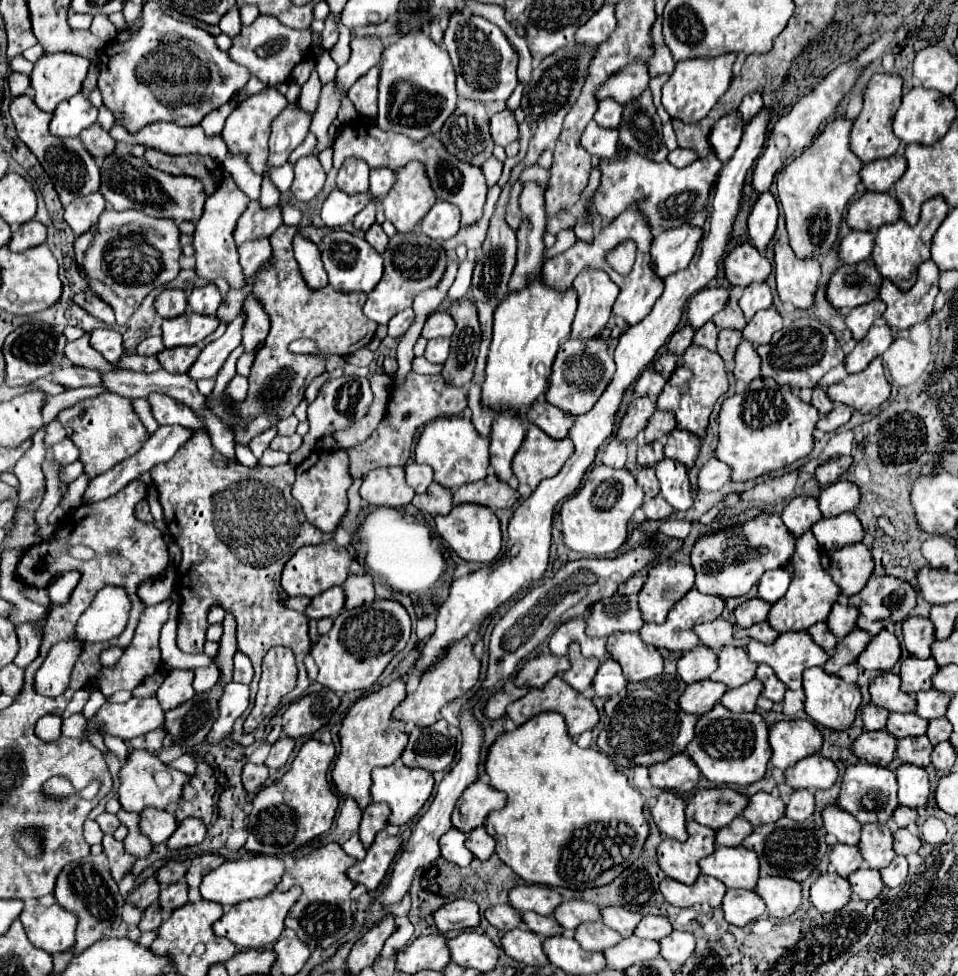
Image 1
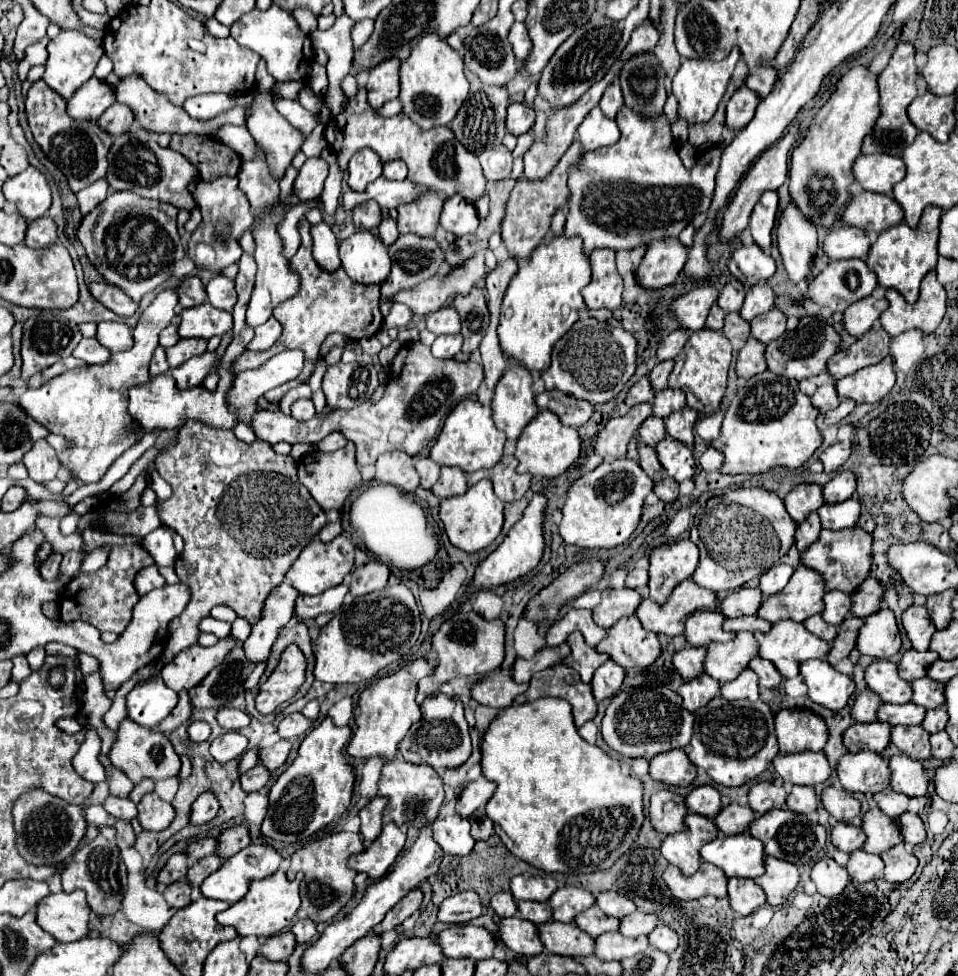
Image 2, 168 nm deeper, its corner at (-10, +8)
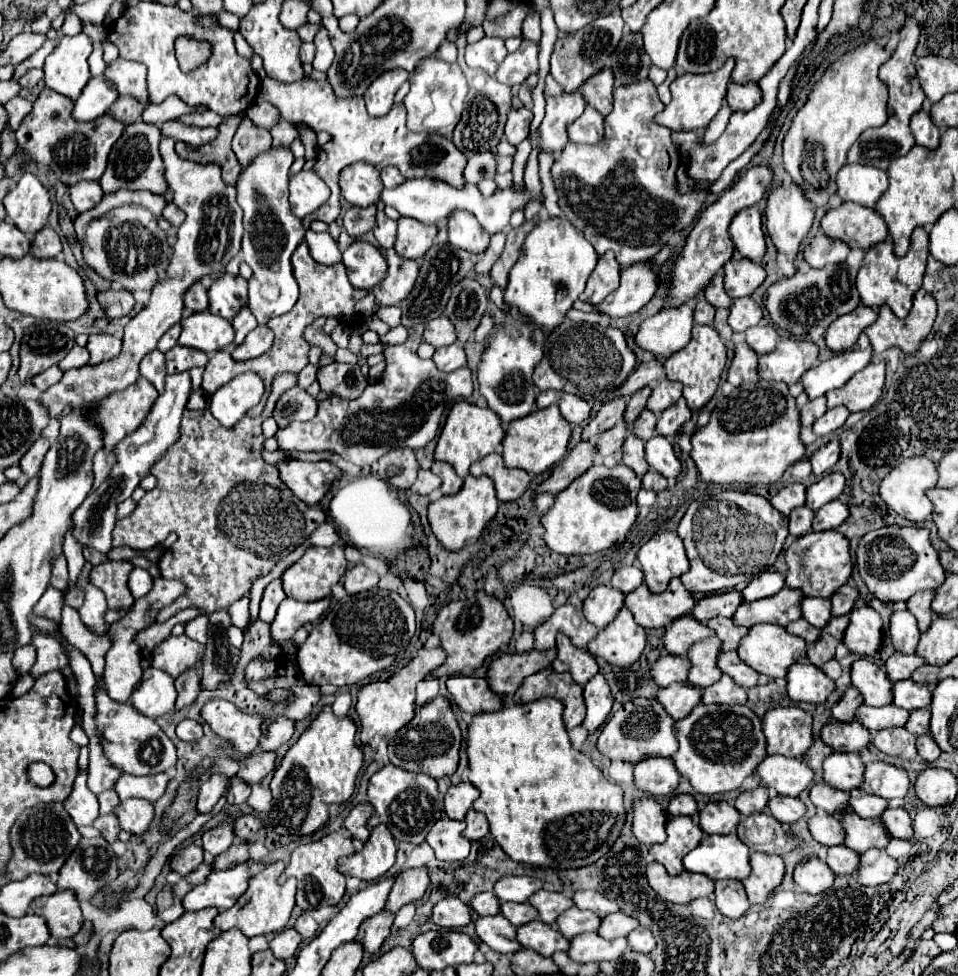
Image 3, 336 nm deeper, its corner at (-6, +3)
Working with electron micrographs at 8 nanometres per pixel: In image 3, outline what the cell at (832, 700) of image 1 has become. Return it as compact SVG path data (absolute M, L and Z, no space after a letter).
M809 662L793 664L787 672L787 692L795 702L823 704L833 690L835 682L821 668L815 668Z

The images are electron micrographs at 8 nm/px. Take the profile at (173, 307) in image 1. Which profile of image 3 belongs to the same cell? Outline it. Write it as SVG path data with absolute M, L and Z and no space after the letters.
M195 282L187 292L185 292L185 308L189 312L201 312L207 310L209 298L207 298L207 290L201 286L201 282Z

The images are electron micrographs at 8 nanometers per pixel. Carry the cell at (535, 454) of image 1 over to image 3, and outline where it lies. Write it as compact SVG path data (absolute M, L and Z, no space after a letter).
M549 406L545 410L531 412L525 418L513 420L503 438L503 458L507 468L521 468L531 474L543 474L551 470L561 458L567 456L567 444L571 438L571 424L559 416L559 408Z

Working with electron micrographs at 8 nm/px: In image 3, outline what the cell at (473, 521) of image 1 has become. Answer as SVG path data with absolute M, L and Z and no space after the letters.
M467 476L463 488L455 496L441 496L439 500L429 504L431 530L435 532L437 540L443 542L443 546L449 552L459 552L467 546L469 540L479 540L481 538L489 520L497 514L497 504L499 502L495 498L495 488L491 484L491 478L487 478L487 476L481 476L481 478Z

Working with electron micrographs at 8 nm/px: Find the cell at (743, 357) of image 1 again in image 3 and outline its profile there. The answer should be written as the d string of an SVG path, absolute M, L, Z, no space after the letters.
M745 342L737 344L735 346L735 358L731 362L727 380L733 386L741 386L743 382L755 382L755 380L759 380L757 358L759 358L757 352L753 352L749 344L745 344Z

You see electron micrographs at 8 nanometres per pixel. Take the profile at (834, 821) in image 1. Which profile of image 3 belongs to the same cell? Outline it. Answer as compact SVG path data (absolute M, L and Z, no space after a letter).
M815 784L809 792L809 798L817 808L821 808L823 812L827 812L831 816L845 812L847 804L849 804L849 792L829 788L827 784Z

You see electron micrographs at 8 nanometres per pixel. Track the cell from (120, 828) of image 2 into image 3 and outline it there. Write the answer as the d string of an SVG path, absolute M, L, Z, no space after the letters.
M115 814L99 816L99 818L93 822L93 826L101 832L101 836L103 836L109 844L113 844L113 842L117 840L119 832L121 832L121 826L119 826L119 820L117 820Z

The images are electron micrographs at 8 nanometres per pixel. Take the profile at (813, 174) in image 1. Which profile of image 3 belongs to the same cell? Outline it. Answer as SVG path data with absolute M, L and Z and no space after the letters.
M869 42L865 46L859 46L847 52L823 72L821 80L813 86L805 106L793 118L793 124L783 142L783 162L785 162L787 174L795 180L795 184L803 190L805 198L815 208L823 208L829 202L829 196L837 192L835 176L847 164L847 152L855 144L855 140L861 136L861 132L865 132L871 126L883 124L887 120L887 88L885 84L881 84L877 76L879 66L885 64L887 60L889 60L889 54L877 42Z

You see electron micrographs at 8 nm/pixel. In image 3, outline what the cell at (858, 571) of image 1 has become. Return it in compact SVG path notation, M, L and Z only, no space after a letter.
M829 530L829 532L809 532L807 536L795 540L789 550L785 552L785 560L789 566L785 586L789 588L801 588L805 596L823 596L831 598L853 572L853 558L849 548L849 538L841 532Z

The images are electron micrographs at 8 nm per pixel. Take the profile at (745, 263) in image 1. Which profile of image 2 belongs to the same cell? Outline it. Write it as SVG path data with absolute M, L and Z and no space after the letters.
M755 243L749 247L739 247L729 259L731 275L741 281L747 289L759 281L767 281L775 275L775 261L771 255L765 255Z

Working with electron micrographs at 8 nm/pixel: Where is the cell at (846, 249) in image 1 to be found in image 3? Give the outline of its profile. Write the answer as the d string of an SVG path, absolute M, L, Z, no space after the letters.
M819 232L807 246L805 246L805 260L811 268L823 268L827 264L841 264L845 262L851 248L843 244L843 240L835 240L831 236L825 236Z

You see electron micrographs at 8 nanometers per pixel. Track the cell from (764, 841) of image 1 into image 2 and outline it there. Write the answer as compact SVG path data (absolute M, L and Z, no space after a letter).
M789 809L767 811L767 815L761 815L749 823L749 833L755 839L763 841L767 855L773 855L777 859L783 859L783 861L789 861L795 865L811 863L817 857L817 853L825 847L825 841L827 841L827 833L817 821L813 821L807 815L793 813Z

